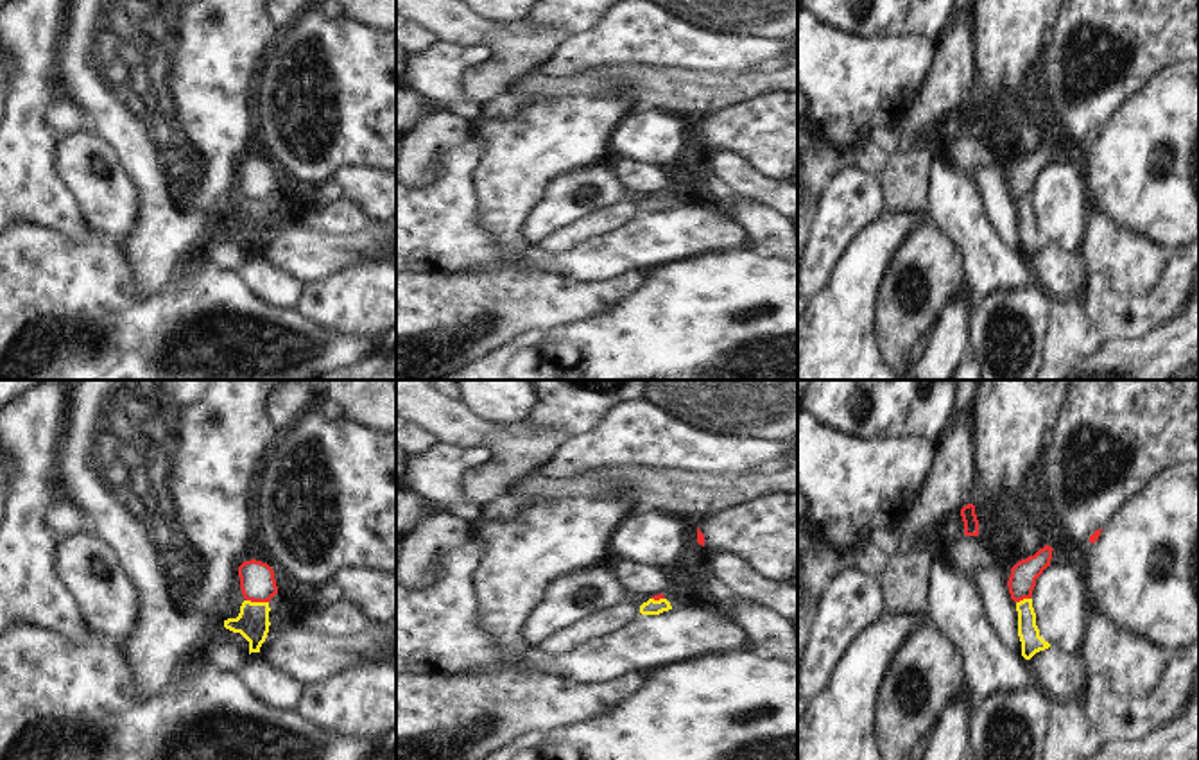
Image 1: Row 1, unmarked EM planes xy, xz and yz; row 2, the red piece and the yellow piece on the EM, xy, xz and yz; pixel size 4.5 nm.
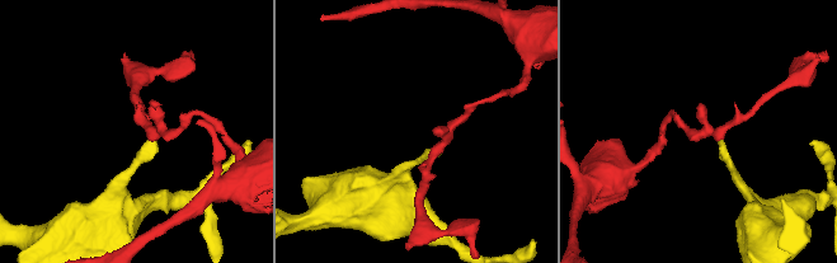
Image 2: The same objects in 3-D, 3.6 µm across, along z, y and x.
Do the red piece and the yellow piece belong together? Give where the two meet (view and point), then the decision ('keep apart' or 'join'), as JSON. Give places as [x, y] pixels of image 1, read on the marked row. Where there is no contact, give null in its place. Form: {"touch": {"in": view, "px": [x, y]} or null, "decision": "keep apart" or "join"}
{"touch": {"in": "xy", "px": [257, 601]}, "decision": "keep apart"}

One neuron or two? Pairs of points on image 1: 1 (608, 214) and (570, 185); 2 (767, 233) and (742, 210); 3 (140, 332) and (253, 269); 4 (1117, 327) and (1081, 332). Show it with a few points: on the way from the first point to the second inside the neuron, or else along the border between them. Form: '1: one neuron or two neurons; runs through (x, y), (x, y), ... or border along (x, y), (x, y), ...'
1: two neurons; border along (624, 201), (604, 205), (563, 226)
2: one neuron; runs through (762, 228), (748, 215)
3: two neurons; border along (233, 273), (258, 300), (269, 305)
4: two neurons; border along (1079, 300), (1086, 319), (1104, 339)

